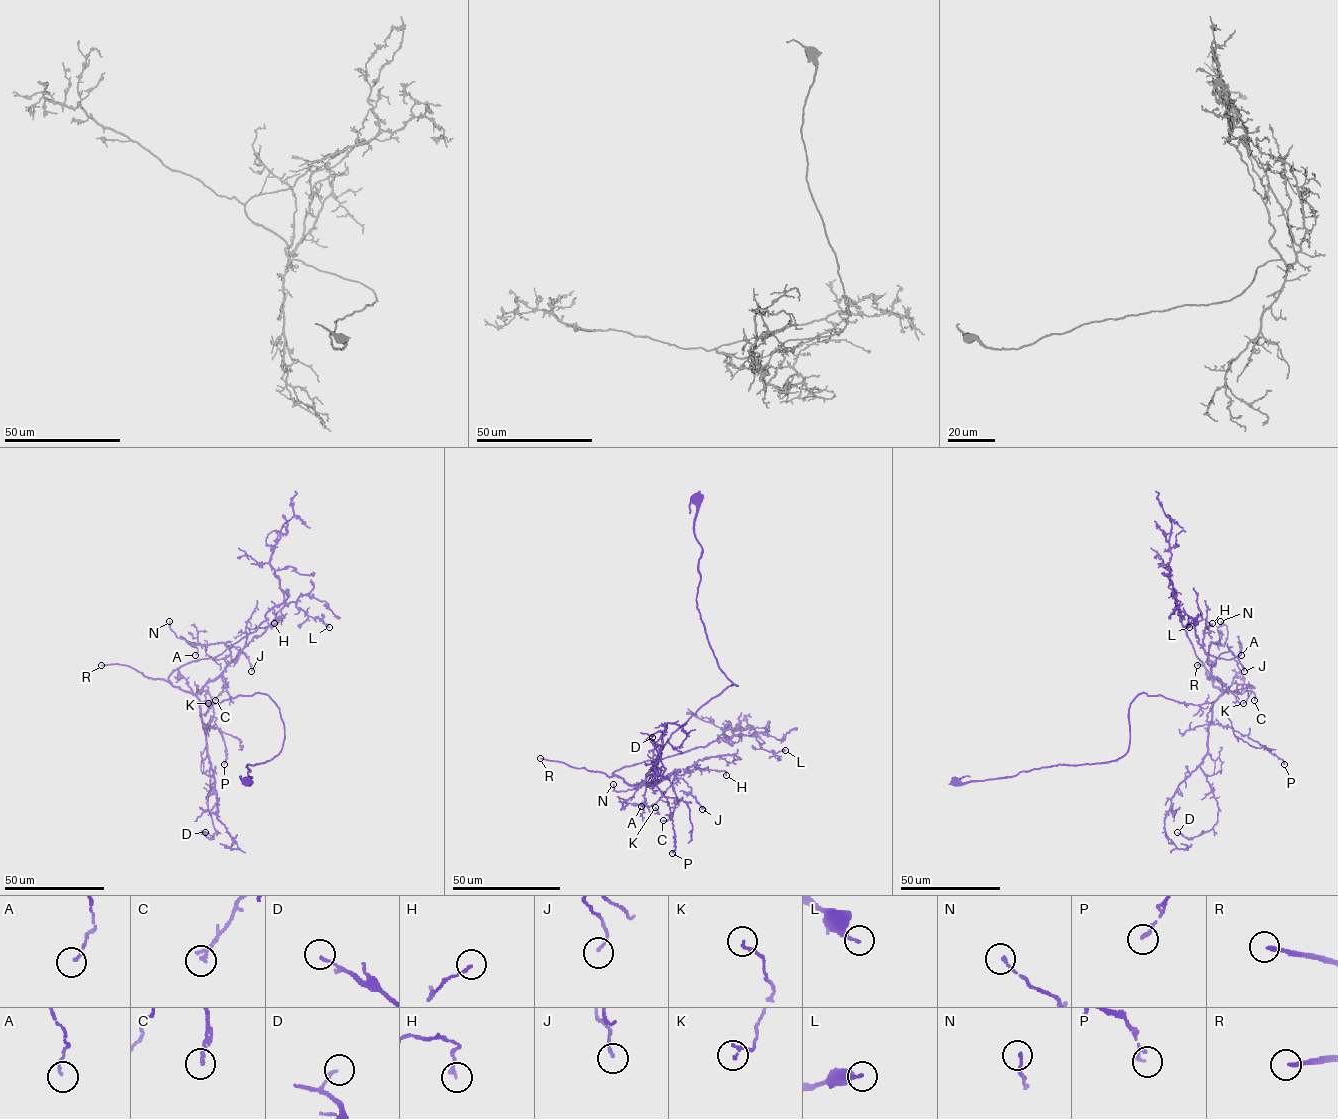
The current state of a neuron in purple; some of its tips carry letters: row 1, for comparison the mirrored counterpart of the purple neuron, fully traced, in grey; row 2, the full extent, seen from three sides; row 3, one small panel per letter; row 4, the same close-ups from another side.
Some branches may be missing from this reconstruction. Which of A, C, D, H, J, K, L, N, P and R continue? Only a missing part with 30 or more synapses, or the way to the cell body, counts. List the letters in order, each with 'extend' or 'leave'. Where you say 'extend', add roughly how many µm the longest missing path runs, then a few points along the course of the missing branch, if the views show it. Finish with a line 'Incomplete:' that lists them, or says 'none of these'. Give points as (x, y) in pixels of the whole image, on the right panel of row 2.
A: leave
C: leave
D: leave
H: leave
J: leave
K: leave
L: leave
N: leave
P: leave
R: extend | 100 µm | (1197, 665), (1192, 647), (1179, 627), (1181, 621), (1169, 583), (1165, 534)
Incomplete: R

